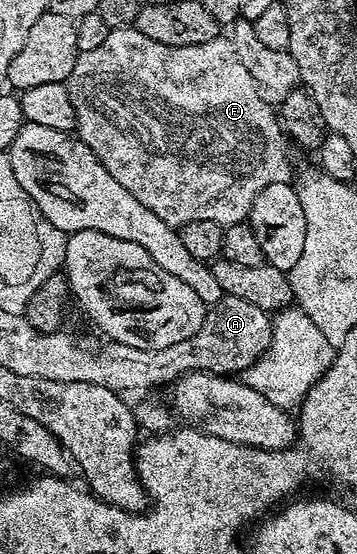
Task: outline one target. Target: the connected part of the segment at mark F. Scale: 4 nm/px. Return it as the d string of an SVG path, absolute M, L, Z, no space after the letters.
M110 28L107 39L96 50L87 50L78 55L75 70L71 70L65 81L75 106L75 129L80 143L85 144L103 162L107 174L132 194L138 202L143 202L147 210L172 228L180 229L187 222L219 222L222 226L244 224L249 219L249 211L257 195L282 175L281 167L285 164L285 144L287 137L281 127L281 121L274 105L263 102L259 98L259 90L255 90L255 81L247 74L247 66L239 62L239 54L235 50L232 39L224 35L215 37L211 42L199 42L199 46L163 46L163 42L155 42L147 38L147 34L139 34L137 28Z

